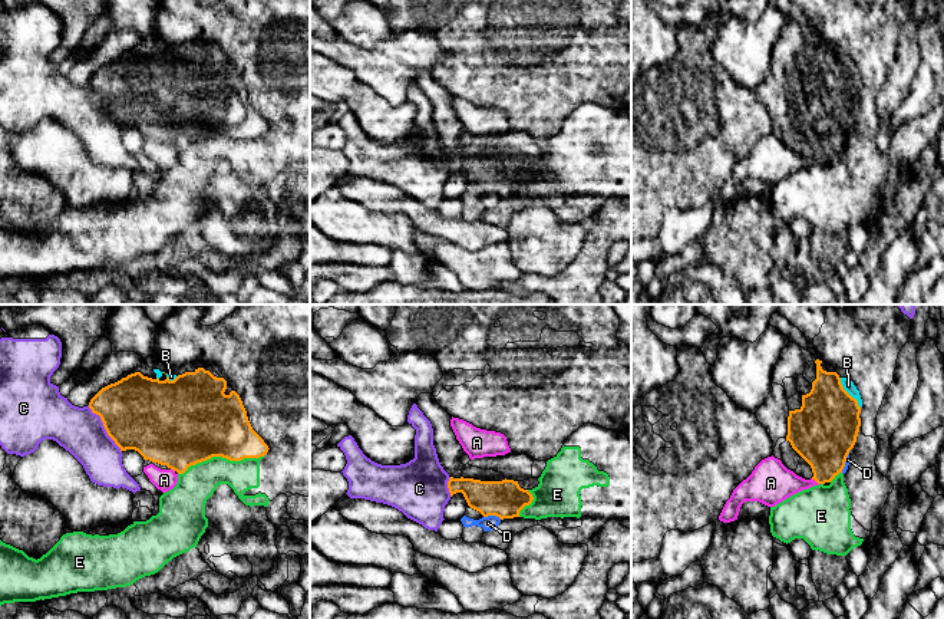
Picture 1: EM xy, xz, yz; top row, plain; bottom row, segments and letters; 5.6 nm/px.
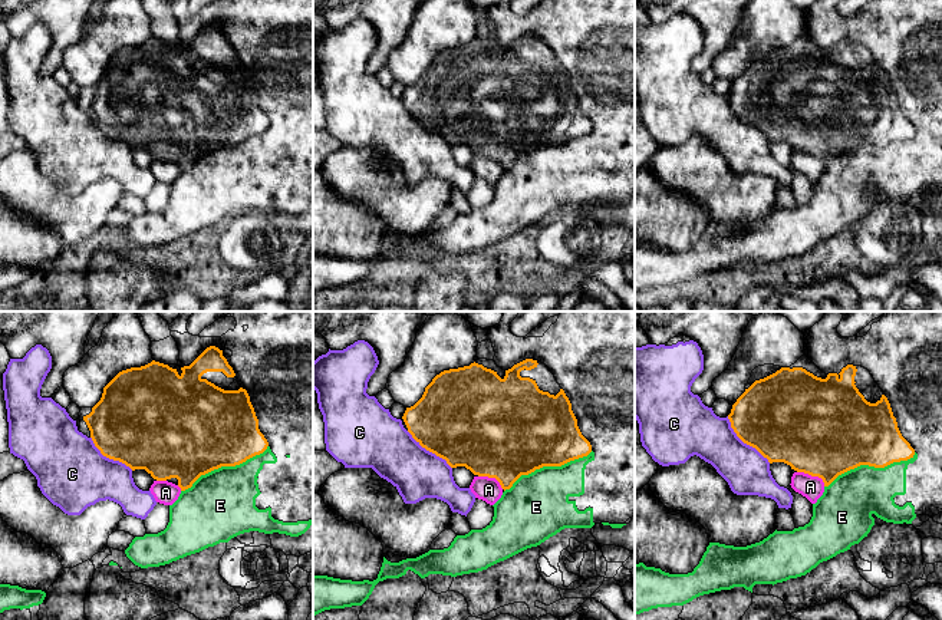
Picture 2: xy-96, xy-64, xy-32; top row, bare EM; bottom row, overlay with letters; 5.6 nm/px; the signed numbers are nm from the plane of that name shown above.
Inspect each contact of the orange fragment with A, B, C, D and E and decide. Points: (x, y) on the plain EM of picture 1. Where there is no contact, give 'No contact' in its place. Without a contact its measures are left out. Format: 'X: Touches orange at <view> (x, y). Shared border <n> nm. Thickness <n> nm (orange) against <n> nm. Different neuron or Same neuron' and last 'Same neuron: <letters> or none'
A: Touches orange at yz (815, 158). Shared border 60 nm. Thickness 320 nm (orange) against 240 nm. Different neuron
B: Touches orange at yz (848, 72). Shared border 200 nm. Thickness 360 nm (orange) against 70 nm. Different neuron
C: Touches orange at xy (105, 106). Shared border 320 nm. Thickness 420 nm (orange) against 260 nm. Different neuron
D: Touches orange at xz (492, 193). Shared border 110 nm. Thickness 220 nm (orange) against 80 nm. Different neuron
E: Touches orange at xy (221, 134). Shared border 500 nm. Thickness 460 nm (orange) against 200 nm. Different neuron
Same neuron: none

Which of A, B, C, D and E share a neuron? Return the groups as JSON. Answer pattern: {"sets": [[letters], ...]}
{"sets": [["A", "D"], ["B"], ["C"], ["E"]]}

